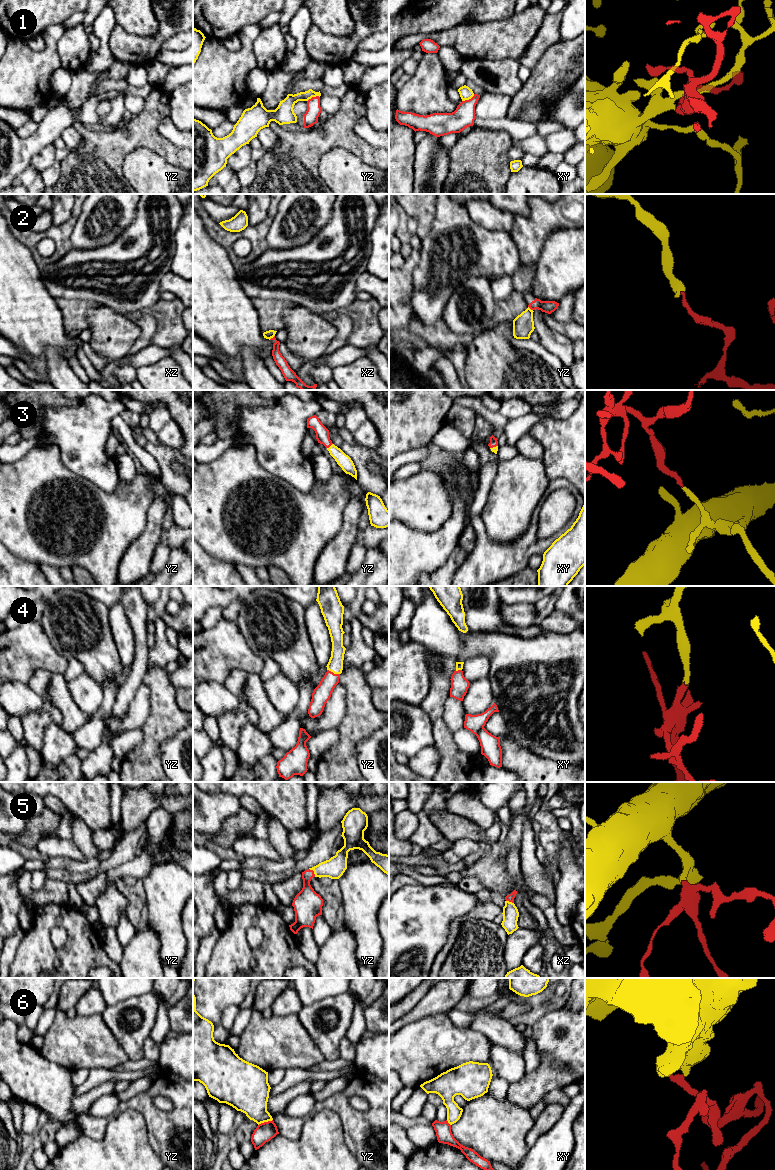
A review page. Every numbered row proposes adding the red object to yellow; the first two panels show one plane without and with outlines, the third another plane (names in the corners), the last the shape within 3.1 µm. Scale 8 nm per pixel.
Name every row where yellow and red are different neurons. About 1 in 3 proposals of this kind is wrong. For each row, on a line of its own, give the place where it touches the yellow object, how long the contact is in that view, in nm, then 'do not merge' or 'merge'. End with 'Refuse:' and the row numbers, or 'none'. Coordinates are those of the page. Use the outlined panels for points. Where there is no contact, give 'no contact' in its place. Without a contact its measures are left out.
1: xy (468, 99) | 120 nm | merge
2: xz (271, 337) | 60 nm | do not merge
3: yz (330, 446) | 60 nm | merge
4: yz (333, 672) | 110 nm | merge
5: yz (314, 872) | 90 nm | merge
6: yz (265, 1121) | 130 nm | do not merge
Refuse: 2, 6

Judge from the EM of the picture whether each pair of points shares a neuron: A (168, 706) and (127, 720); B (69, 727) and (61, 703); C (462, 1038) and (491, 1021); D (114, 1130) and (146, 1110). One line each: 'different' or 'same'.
A: different
B: same
C: different
D: different

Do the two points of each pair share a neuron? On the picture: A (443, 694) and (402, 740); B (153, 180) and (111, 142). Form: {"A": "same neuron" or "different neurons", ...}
{"A": "different neurons", "B": "different neurons"}

